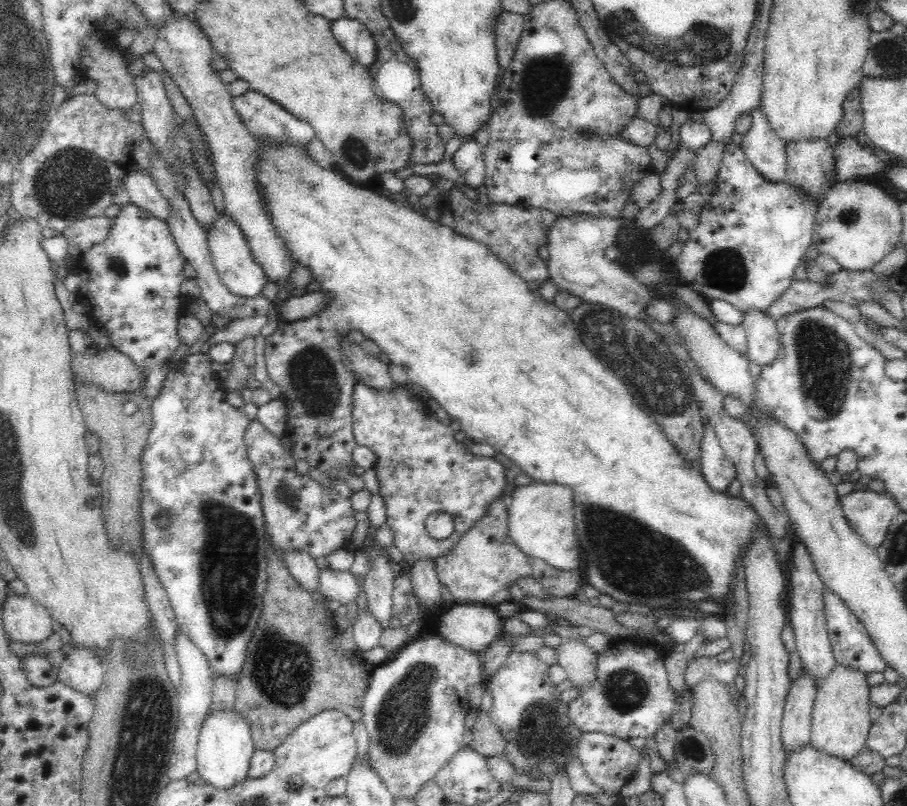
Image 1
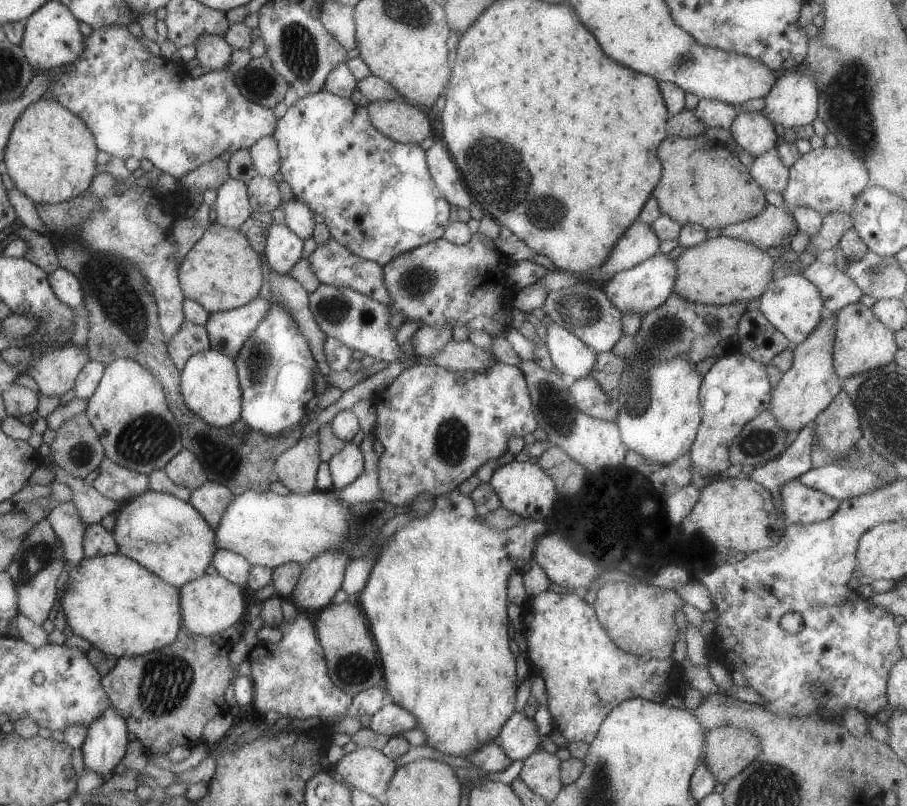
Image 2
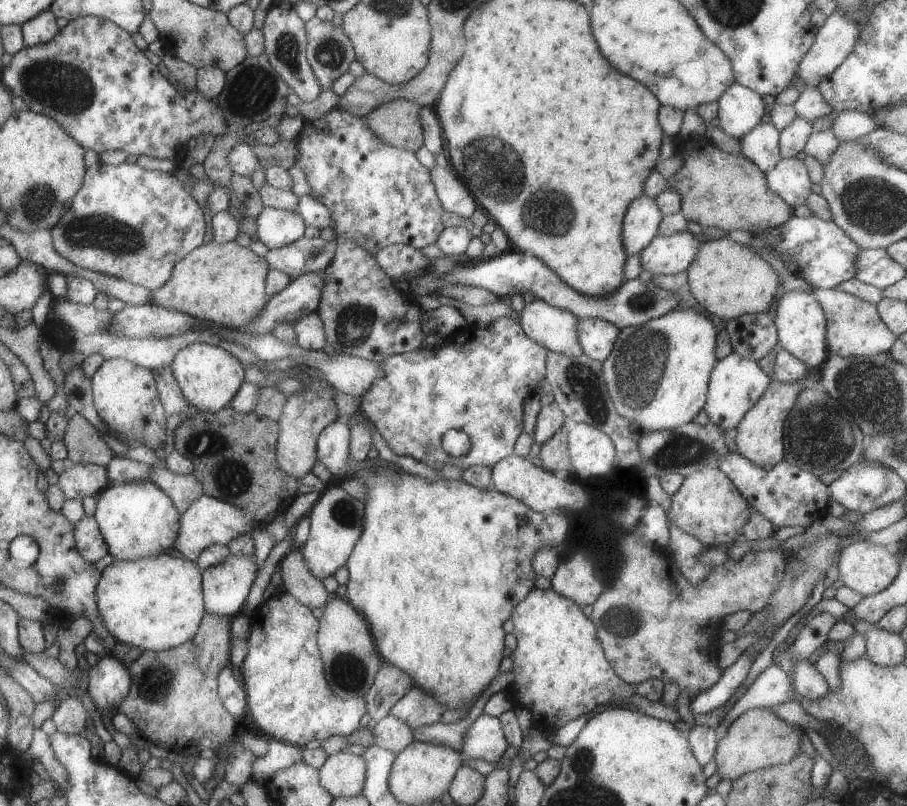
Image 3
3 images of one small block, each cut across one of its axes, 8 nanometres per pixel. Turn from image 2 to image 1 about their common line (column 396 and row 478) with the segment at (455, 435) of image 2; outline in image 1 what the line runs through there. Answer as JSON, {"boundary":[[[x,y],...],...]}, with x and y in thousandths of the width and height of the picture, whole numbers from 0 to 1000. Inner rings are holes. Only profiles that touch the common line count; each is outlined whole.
{"boundary":[[[390,467],[390,486],[387,489],[386,498],[388,498],[388,531],[389,540],[395,552],[401,552],[408,556],[412,565],[415,566],[415,573],[411,577],[411,583],[415,584],[415,593],[417,594],[418,612],[417,614],[423,620],[423,629],[426,629],[426,651],[428,656],[432,659],[432,665],[434,666],[433,676],[439,680],[443,687],[444,700],[454,700],[461,694],[476,694],[483,692],[484,690],[490,690],[491,687],[497,686],[505,671],[509,670],[518,655],[523,655],[534,639],[536,638],[537,630],[545,620],[549,620],[551,617],[560,617],[561,604],[558,603],[558,591],[556,591],[556,578],[546,571],[546,568],[528,568],[517,560],[514,547],[505,548],[501,545],[502,535],[496,531],[496,527],[488,525],[485,519],[472,505],[467,496],[456,494],[456,490],[451,483],[447,480],[445,476],[437,478],[434,484],[415,484],[409,479],[406,479],[398,469]],[[476,636],[494,636],[499,640],[499,663],[492,667],[491,670],[481,670],[472,663],[470,659],[470,643]]]}

